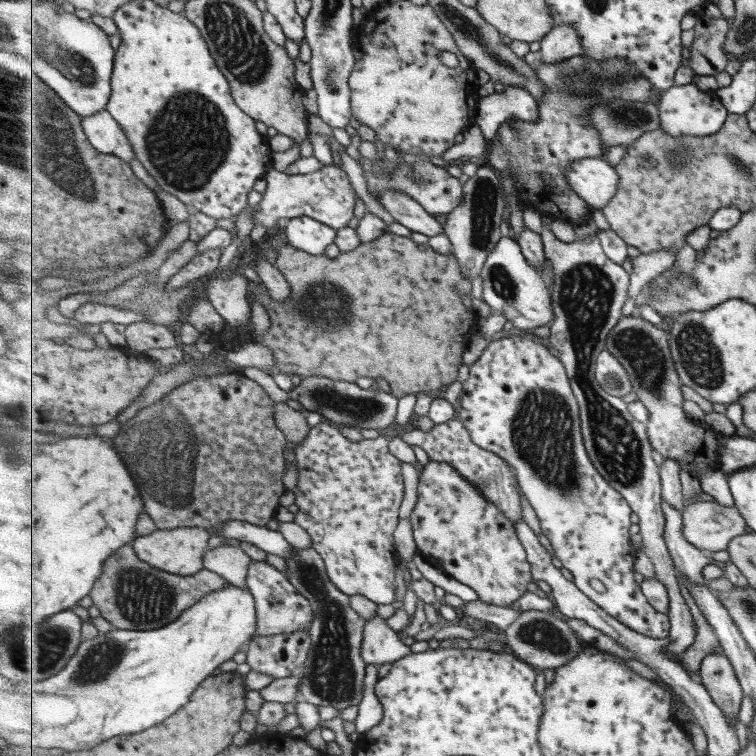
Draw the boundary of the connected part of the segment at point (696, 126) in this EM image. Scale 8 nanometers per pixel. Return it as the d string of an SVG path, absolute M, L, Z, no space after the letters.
M694 81L687 85L672 86L658 95L657 106L660 108L661 128L675 138L684 135L701 137L717 134L729 119L729 112L717 92L701 90Z

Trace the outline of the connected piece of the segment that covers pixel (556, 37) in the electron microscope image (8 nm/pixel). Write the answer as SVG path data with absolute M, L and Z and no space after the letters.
M555 26L552 33L540 41L539 61L563 62L567 58L582 55L583 46L575 26Z

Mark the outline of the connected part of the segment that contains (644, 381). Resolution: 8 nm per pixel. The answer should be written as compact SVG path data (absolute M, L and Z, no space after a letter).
M633 313L622 317L617 326L613 327L609 334L609 340L607 340L607 350L613 350L617 360L623 364L631 378L631 386L636 393L636 399L641 400L648 411L648 420L645 427L653 451L659 453L664 461L665 459L675 460L679 464L680 470L687 470L699 478L702 470L719 469L721 451L727 445L726 436L713 430L707 422L695 421L687 416L687 412L683 408L685 396L681 392L682 380L676 362L673 360L670 334L667 335L667 333L667 331L657 328L657 326L641 318L637 313Z

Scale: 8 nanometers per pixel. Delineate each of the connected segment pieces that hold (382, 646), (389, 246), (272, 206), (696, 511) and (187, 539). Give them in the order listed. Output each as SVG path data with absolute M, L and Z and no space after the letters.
M375 614L368 620L364 628L362 645L362 654L366 663L383 666L387 662L401 660L409 653L412 653L411 648L401 642L399 633L389 626L387 619Z
M386 232L383 236L373 240L373 242L362 243L355 250L350 252L342 252L342 254L335 259L326 258L324 255L311 255L307 252L298 250L289 244L285 244L278 251L278 258L276 266L285 275L285 278L291 284L291 296L287 296L285 302L277 302L273 300L268 287L261 281L253 282L249 280L248 300L255 300L265 308L269 315L271 322L270 328L262 336L257 336L253 333L253 322L249 321L245 325L239 326L225 326L225 332L220 335L222 340L220 342L234 344L245 343L263 343L267 347L271 347L275 351L275 364L276 372L283 372L296 374L302 379L307 379L312 376L325 376L333 378L333 380L345 380L349 382L357 382L357 378L361 376L369 377L373 380L376 378L383 378L389 383L390 388L397 397L405 396L405 394L417 394L417 392L429 392L435 390L442 390L451 382L457 381L457 374L459 374L459 364L463 362L463 354L471 336L476 331L475 327L477 322L480 321L479 317L473 312L469 311L467 306L461 302L461 295L471 296L471 278L463 274L459 259L453 254L443 255L436 252L430 243L416 244L410 237L398 236L390 232Z
M337 161L306 174L285 174L270 168L265 179L267 187L261 202L255 208L248 209L253 216L253 224L273 228L281 218L310 216L339 230L347 227L349 220L355 216L357 192L349 180L349 174L342 165L337 165Z
M716 501L688 503L682 514L685 538L706 553L728 550L731 540L748 526L736 506L721 506Z
M188 527L172 530L156 530L149 535L137 537L132 547L136 550L143 562L151 566L165 570L171 574L191 576L200 573L204 569L204 558L209 551L211 532L200 527Z

